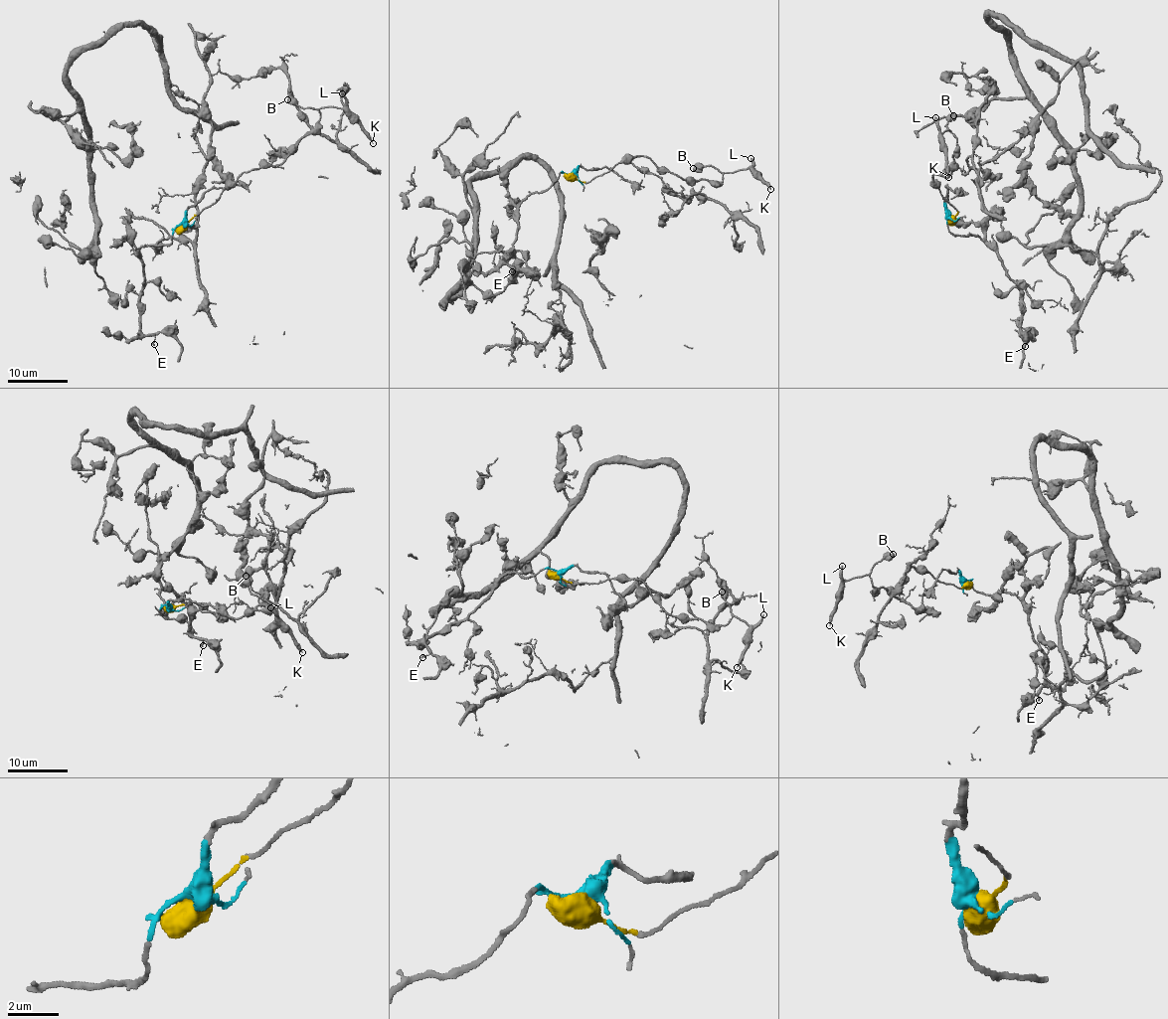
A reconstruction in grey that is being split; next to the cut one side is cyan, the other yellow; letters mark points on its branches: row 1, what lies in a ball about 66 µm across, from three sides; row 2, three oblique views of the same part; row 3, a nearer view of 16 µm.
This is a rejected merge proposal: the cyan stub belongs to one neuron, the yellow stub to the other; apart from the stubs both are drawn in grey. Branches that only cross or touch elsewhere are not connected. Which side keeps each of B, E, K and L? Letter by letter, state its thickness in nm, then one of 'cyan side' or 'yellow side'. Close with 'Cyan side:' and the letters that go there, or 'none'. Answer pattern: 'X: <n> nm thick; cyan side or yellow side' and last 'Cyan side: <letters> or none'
B: 650 nm thick; yellow side
E: 160 nm thick; cyan side
K: 180 nm thick; yellow side
L: 280 nm thick; yellow side
Cyan side: E

